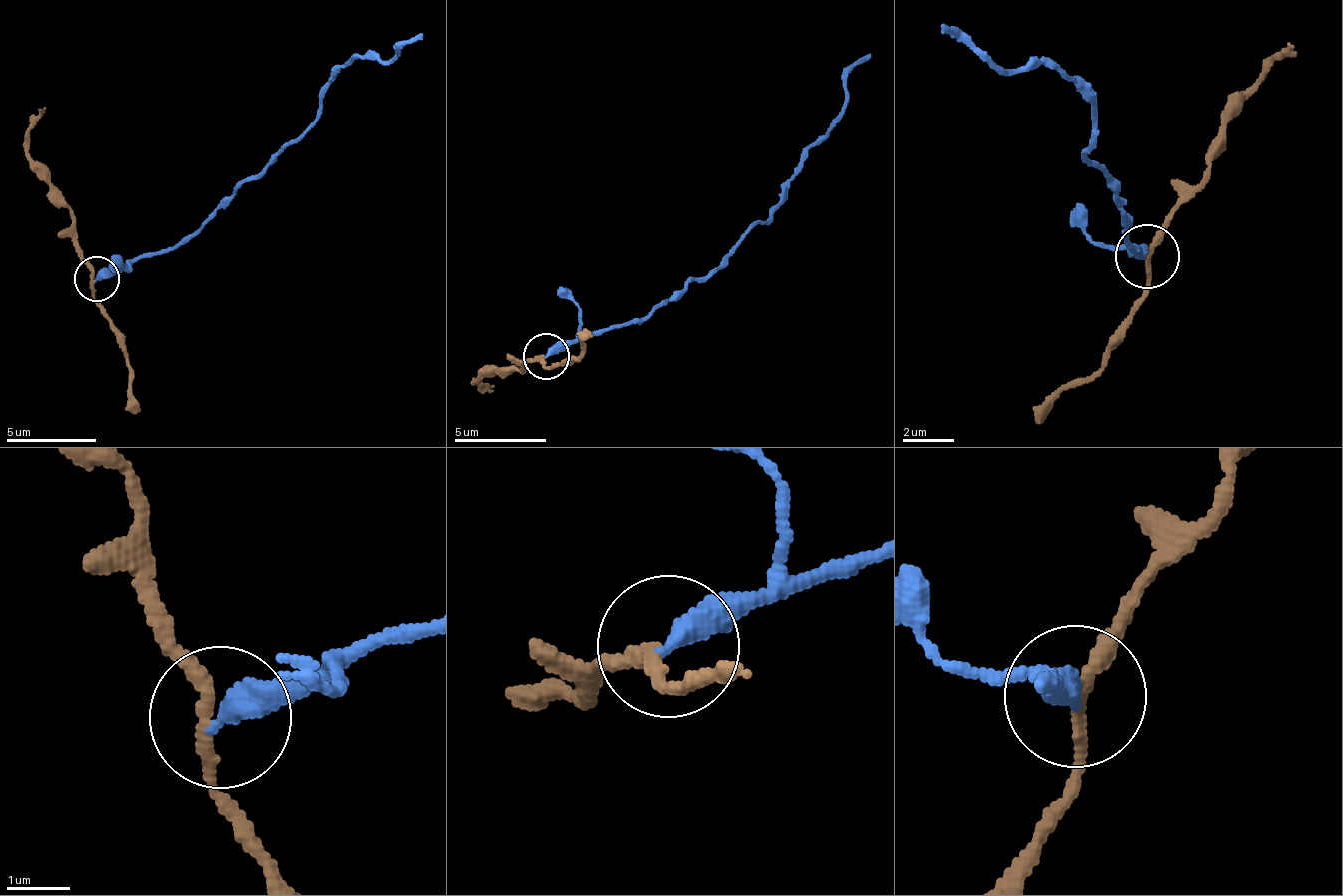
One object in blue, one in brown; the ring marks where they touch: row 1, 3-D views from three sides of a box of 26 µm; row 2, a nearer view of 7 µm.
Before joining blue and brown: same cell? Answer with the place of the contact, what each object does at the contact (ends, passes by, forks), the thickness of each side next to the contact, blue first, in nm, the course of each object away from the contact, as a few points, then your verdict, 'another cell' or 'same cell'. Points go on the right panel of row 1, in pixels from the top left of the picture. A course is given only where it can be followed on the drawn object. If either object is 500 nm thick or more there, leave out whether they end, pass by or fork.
at (1147, 256); blue ends there; brown passes by; 400 nm thick on the blue side, 200 nm on the other; blue runs (1145, 258), (1134, 259), (1118, 194), (1087, 158), (1094, 99), (1050, 68), (988, 63), (944, 24); brown runs (1145, 255), (1208, 152), (1271, 60), (1290, 49); another cell

